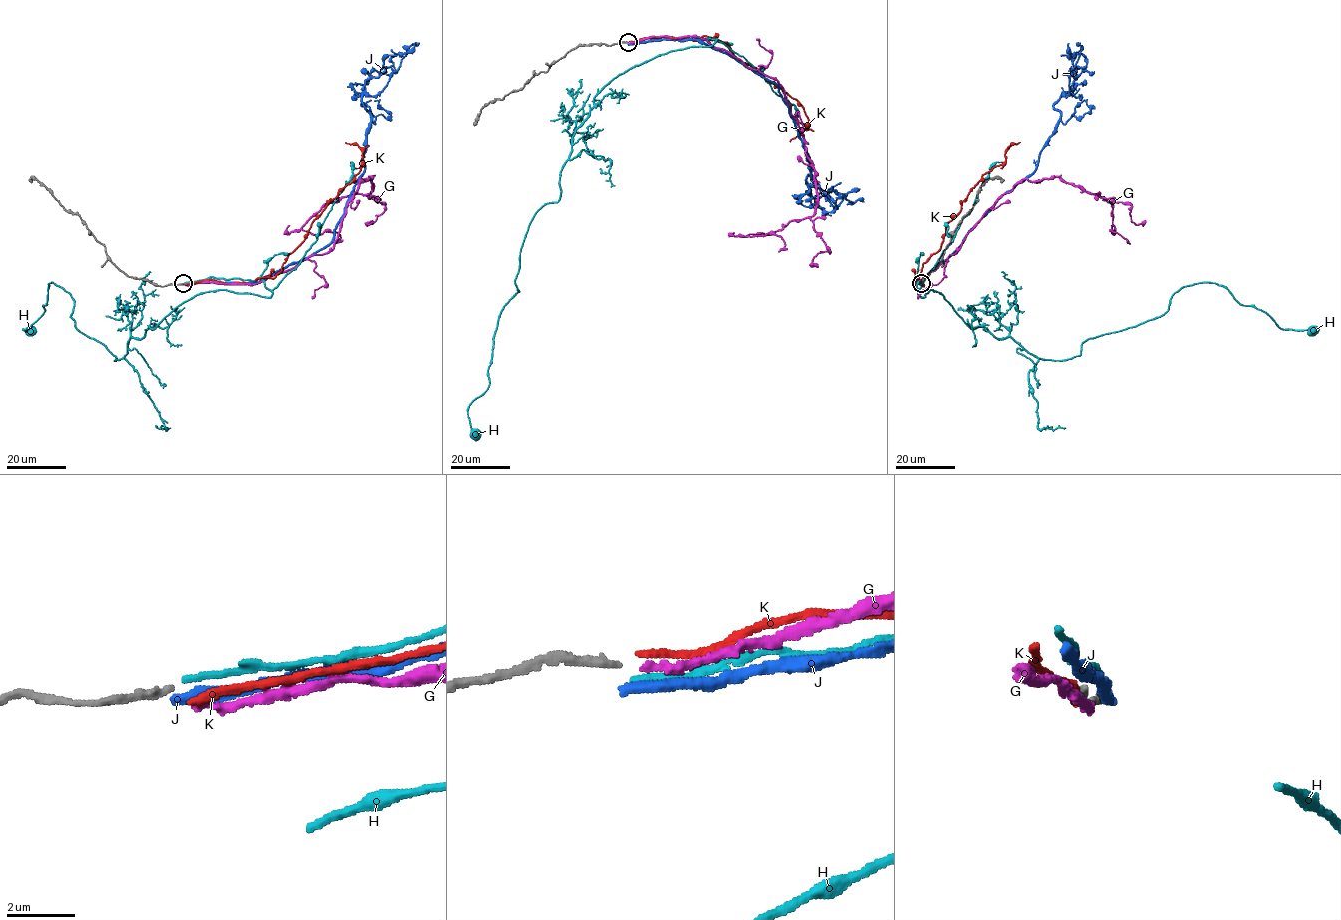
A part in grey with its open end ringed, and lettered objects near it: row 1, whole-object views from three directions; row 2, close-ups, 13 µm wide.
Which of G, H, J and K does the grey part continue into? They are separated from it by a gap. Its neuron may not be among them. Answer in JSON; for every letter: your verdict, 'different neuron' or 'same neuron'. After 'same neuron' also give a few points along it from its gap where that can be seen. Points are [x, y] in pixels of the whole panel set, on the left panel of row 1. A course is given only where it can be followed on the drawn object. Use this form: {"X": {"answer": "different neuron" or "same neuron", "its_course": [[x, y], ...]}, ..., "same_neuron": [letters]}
{"G": {"answer": "different neuron"}, "H": {"answer": "different neuron"}, "J": {"answer": "different neuron"}, "K": {"answer": "different neuron"}, "same_neuron": []}

